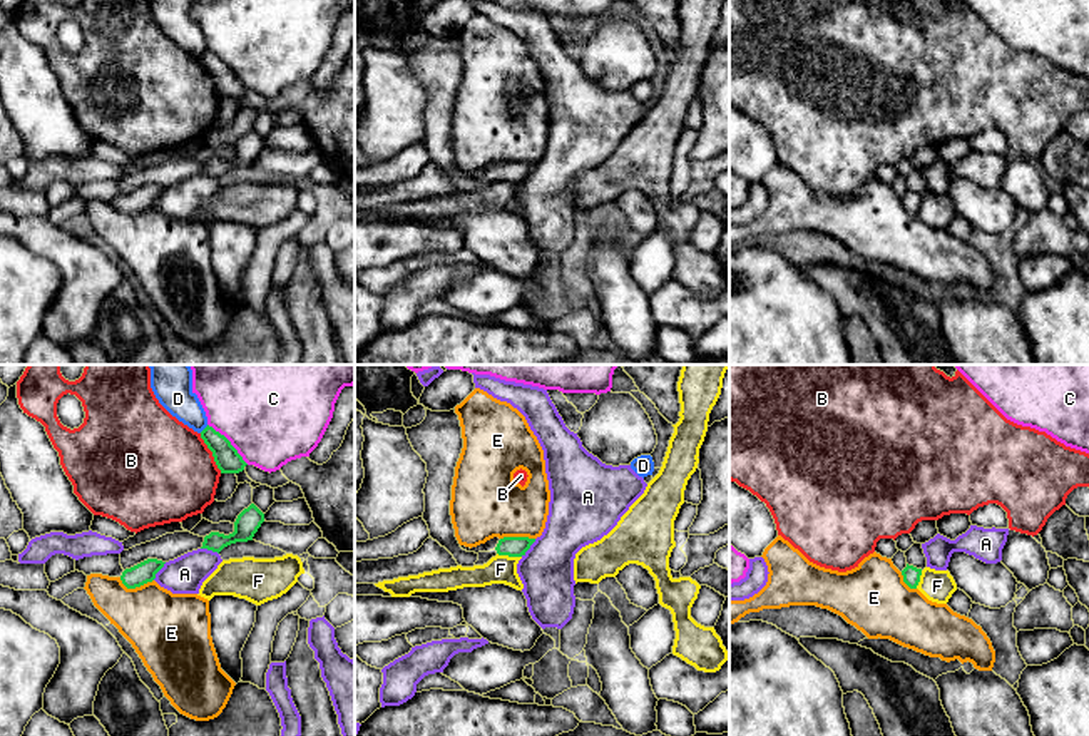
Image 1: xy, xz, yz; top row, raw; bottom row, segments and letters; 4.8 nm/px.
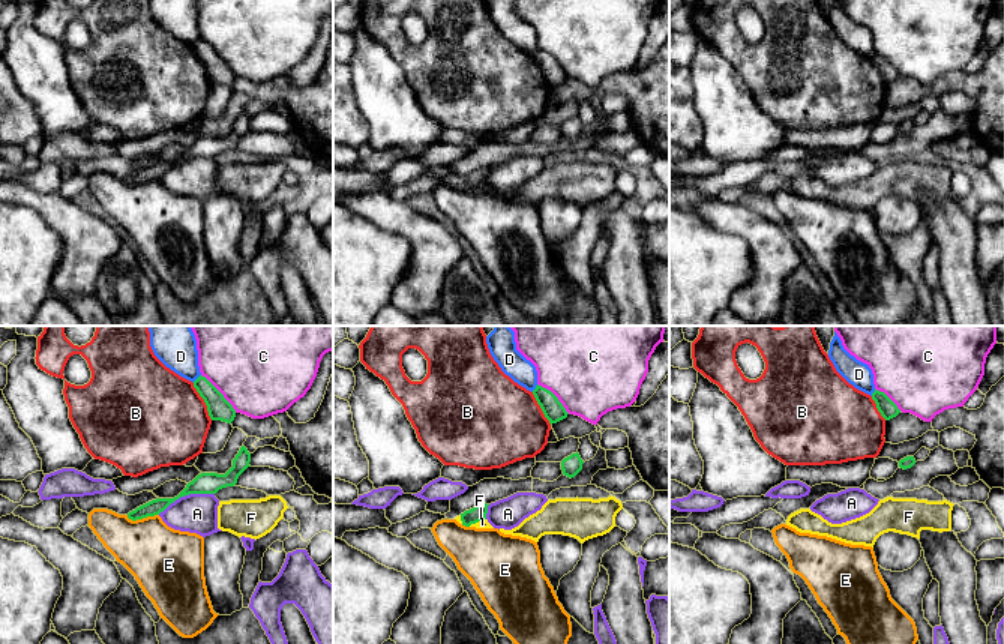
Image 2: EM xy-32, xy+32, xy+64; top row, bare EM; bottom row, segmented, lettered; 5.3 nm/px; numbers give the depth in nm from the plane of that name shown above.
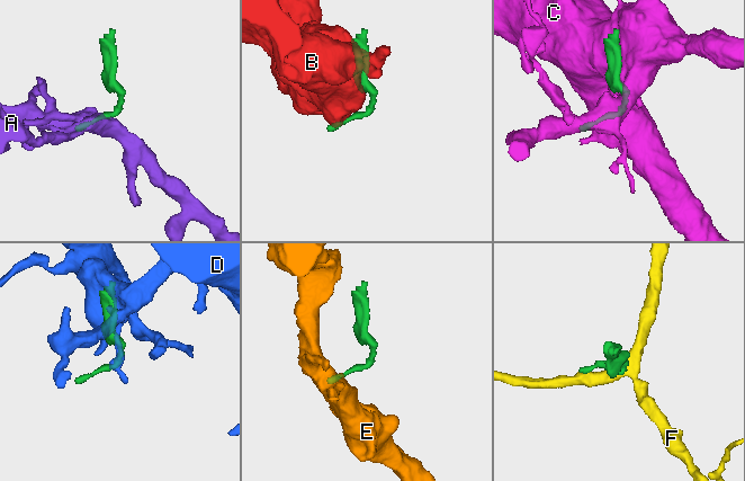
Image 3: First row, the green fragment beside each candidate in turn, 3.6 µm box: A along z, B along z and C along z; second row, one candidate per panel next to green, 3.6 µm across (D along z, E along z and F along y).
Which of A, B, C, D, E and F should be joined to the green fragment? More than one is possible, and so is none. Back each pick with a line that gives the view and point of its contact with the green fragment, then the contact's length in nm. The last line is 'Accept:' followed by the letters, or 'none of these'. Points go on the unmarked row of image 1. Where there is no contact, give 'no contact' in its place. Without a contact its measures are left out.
Accept: none of these

